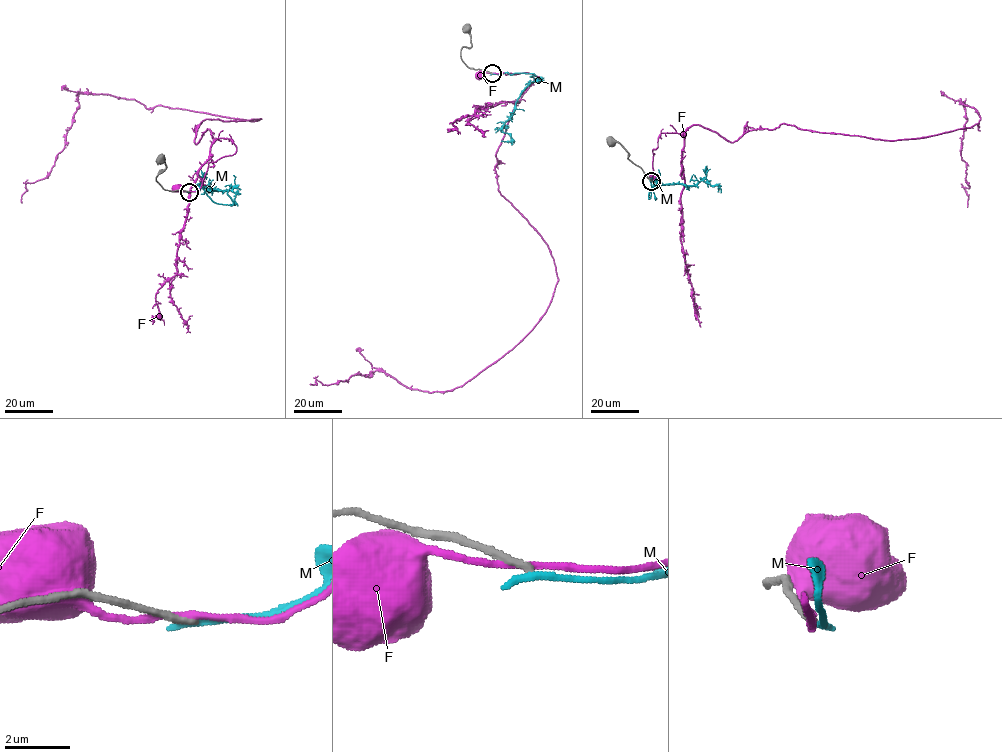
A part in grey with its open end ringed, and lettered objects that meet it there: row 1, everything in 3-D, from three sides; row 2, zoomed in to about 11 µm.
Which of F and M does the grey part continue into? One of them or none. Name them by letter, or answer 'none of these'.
none of these

